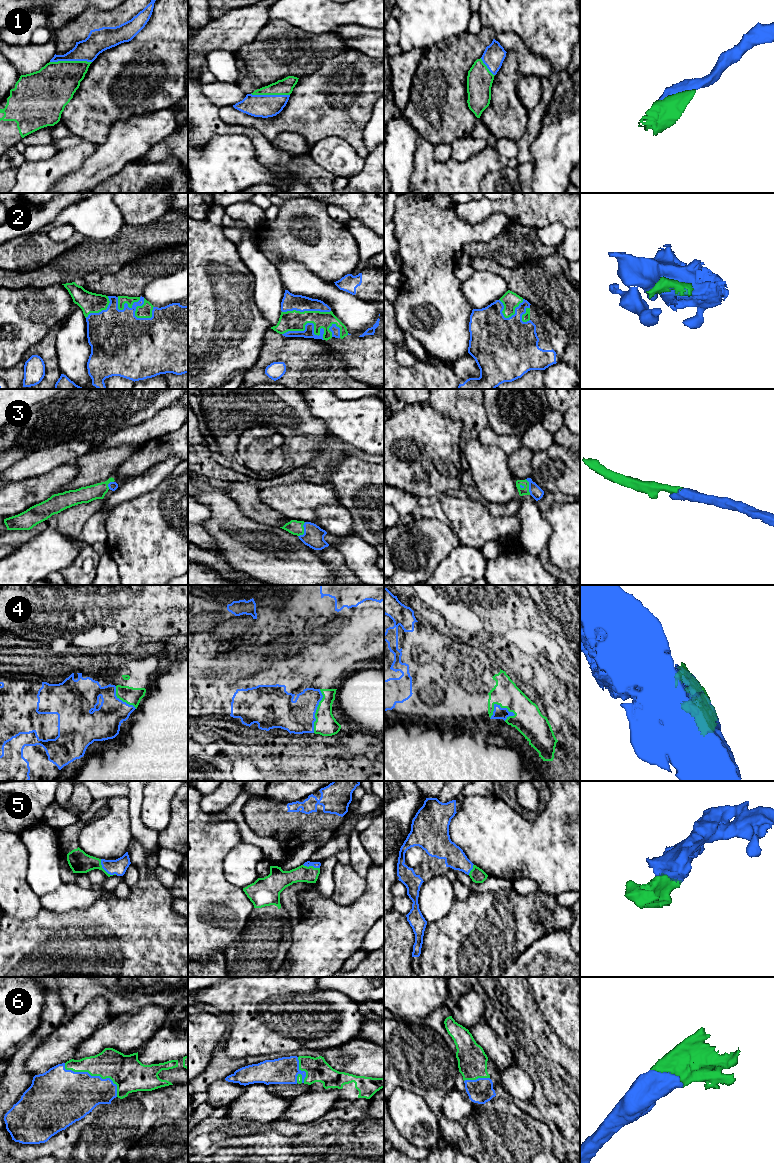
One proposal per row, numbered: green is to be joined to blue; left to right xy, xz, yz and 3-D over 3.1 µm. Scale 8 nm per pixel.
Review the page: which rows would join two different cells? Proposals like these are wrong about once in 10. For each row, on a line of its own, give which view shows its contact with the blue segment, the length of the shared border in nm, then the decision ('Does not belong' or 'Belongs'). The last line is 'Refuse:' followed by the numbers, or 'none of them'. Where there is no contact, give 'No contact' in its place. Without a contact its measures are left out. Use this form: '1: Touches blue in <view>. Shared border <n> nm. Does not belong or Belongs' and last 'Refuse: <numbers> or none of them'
1: Touches blue in xy. Shared border 340 nm. Belongs
2: Touches blue in xz. Shared border 340 nm. Belongs
3: Touches blue in xz. Shared border 130 nm. Belongs
4: Touches blue in yz. Shared border 220 nm. Belongs
5: Touches blue in xy. Shared border 180 nm. Belongs
6: Touches blue in xy. Shared border 500 nm. Belongs
Refuse: none of them

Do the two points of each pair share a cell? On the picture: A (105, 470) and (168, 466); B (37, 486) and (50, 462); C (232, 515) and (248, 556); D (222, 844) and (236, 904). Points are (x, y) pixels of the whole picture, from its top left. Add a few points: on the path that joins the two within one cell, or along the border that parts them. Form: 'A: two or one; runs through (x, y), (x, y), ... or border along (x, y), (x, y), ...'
A: two; border along (132, 453), (117, 466), (111, 476)
B: two; border along (66, 464), (56, 466), (42, 474), (21, 479)
C: one; runs through (220, 525), (217, 530), (225, 534), (236, 544)
D: one; runs through (215, 859), (215, 883), (221, 889)

